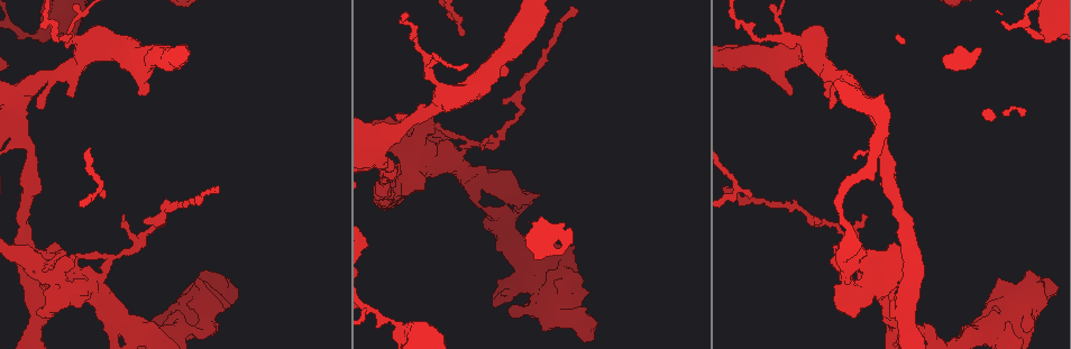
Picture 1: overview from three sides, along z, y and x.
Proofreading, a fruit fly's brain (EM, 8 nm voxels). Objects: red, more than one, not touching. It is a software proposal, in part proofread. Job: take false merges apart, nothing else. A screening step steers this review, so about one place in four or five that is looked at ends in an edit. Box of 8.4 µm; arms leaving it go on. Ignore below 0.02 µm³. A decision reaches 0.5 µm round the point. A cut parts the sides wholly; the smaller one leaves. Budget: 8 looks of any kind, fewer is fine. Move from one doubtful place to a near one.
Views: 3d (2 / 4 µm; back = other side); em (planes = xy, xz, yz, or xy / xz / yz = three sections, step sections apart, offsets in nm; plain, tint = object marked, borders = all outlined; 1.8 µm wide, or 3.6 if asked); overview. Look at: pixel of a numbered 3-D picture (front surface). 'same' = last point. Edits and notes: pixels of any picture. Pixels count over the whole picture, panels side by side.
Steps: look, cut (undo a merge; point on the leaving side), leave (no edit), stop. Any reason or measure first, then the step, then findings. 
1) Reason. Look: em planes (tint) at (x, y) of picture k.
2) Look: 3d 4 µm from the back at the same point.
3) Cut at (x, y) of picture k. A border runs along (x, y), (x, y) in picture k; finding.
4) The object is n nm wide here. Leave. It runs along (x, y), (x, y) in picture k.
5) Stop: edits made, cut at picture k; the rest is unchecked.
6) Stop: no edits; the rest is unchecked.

Abrupt turn. Look: 3d 4 µm at (907, 272) of picture 1.

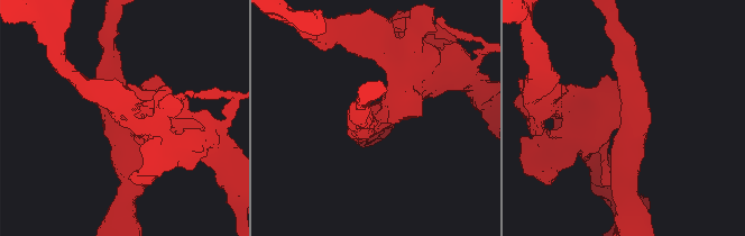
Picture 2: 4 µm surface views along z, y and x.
4 arms meet here. Look: em 3.6 µm planes (plain) at (628, 119) of picture 2.

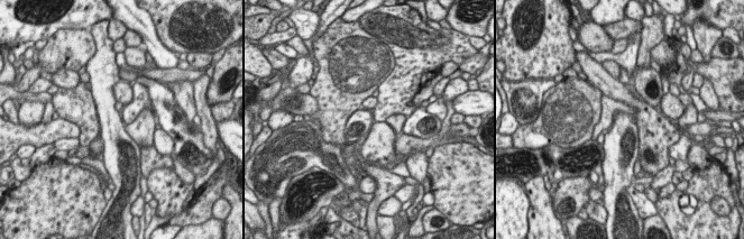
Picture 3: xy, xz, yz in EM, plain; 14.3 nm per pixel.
Look: em 3.6 µm planes (tint) at the same point.

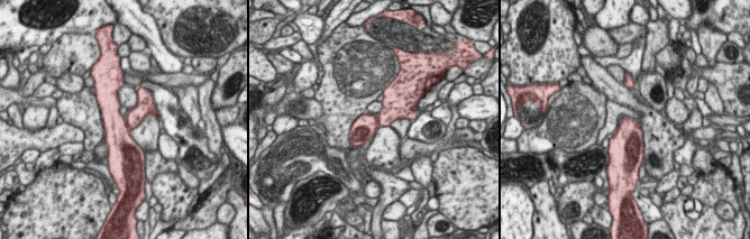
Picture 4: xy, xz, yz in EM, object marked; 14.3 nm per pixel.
Cut at (117, 138) of picture 4. A second cell is stuck on.

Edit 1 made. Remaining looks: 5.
See it whole again. Look: overview.

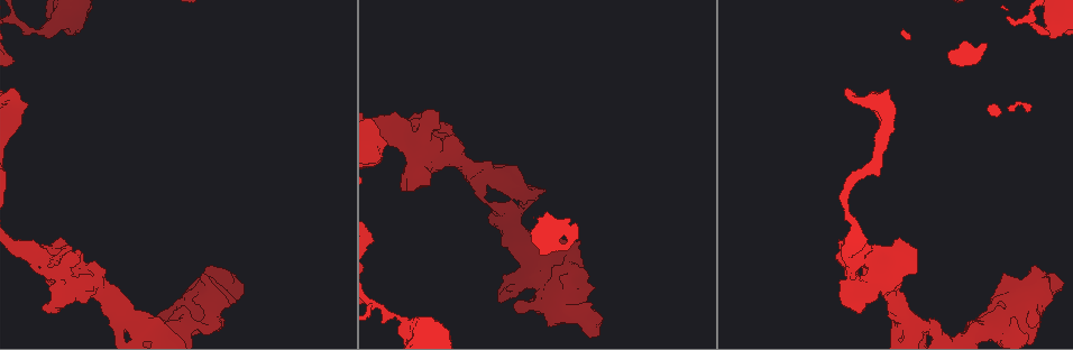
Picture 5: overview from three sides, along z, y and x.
Touches itself. Look: 3d 4 µm at (478, 192) of picture 5.

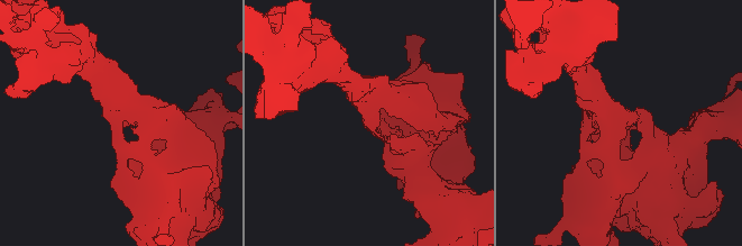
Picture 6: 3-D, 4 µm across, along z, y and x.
Look: em 3.6 µm planes (tint) at (619, 120) of picture 6.

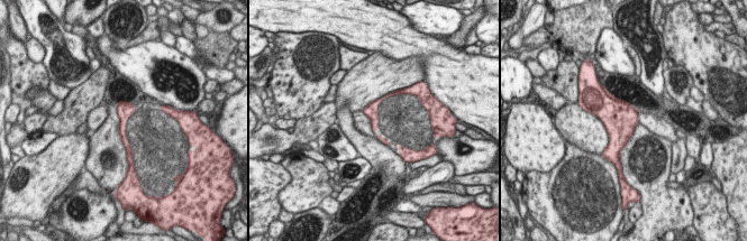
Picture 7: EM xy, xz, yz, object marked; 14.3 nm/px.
Leave. One cell here.

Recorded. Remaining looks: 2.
Small branch off a trunk. Look: em planes (borders) at (1040, 28) of picture 5.

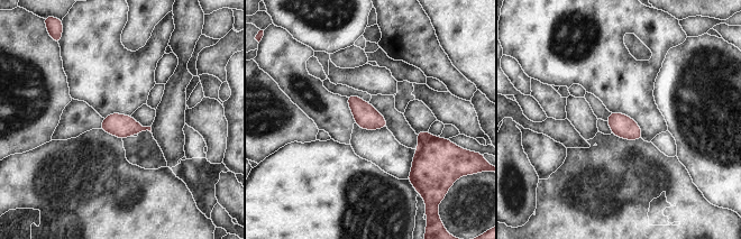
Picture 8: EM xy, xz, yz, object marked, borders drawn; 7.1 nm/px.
The object is 160 nm wide here. Cut at (422, 136) of picture 8. A border runs along (435, 136), (419, 144) in picture 8; two cells meet here.

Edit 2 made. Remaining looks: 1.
Stop: edits made, cut at picture 4, cut at picture 8; the rest is unchecked.

